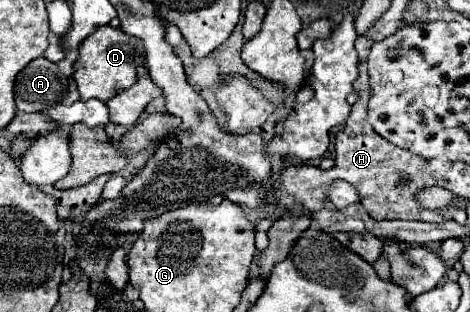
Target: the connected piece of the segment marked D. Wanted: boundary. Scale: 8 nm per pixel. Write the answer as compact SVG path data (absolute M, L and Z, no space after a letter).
M110 24L98 28L94 34L82 40L78 48L78 58L74 62L74 80L78 84L80 100L82 102L90 98L98 98L102 102L110 100L112 96L130 88L136 82L138 66L144 66L144 50L138 38L128 36L120 28L112 28Z

